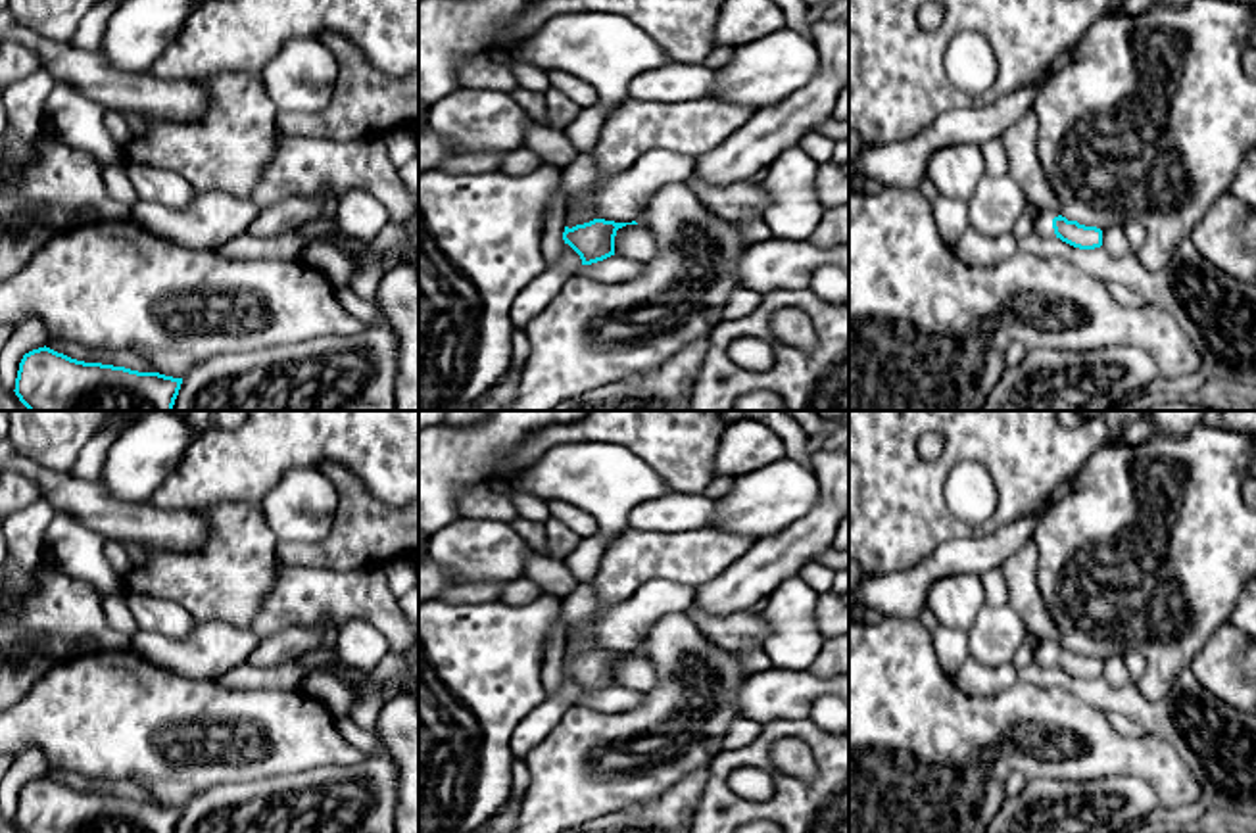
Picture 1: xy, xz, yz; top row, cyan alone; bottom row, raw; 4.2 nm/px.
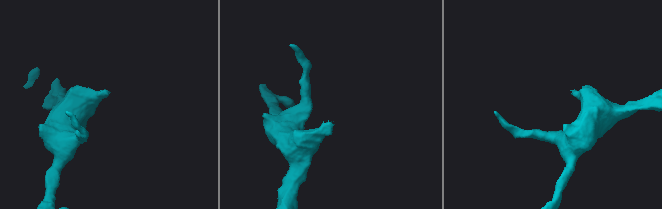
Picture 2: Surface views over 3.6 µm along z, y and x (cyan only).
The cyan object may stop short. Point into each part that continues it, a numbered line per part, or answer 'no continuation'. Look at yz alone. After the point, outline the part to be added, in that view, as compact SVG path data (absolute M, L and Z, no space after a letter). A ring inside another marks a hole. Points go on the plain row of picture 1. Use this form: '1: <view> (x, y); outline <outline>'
1: yz (1043, 651); outline M1039 639L1035 653L1033 653L1033 664L1043 666L1043 668L1052 668L1054 658L1052 658L1052 649L1058 647L1058 641L1054 639Z

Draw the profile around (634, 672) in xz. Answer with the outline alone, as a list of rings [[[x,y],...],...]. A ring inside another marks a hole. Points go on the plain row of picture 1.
[[[626,654],[616,660],[615,683],[638,693],[647,693],[659,681],[657,668],[640,654]]]

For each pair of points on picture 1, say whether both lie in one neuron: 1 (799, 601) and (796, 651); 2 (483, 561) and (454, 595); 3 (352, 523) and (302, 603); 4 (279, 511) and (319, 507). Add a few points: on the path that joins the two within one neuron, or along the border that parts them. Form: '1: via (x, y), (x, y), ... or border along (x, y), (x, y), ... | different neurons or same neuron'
1: via (796, 613), (796, 640) | same neuron
2: border along (504, 582), (459, 582), (456, 586) | different neurons
3: border along (281, 559), (292, 565), (338, 571), (371, 567) | different neurons
4: via (289, 509), (310, 507) | same neuron

